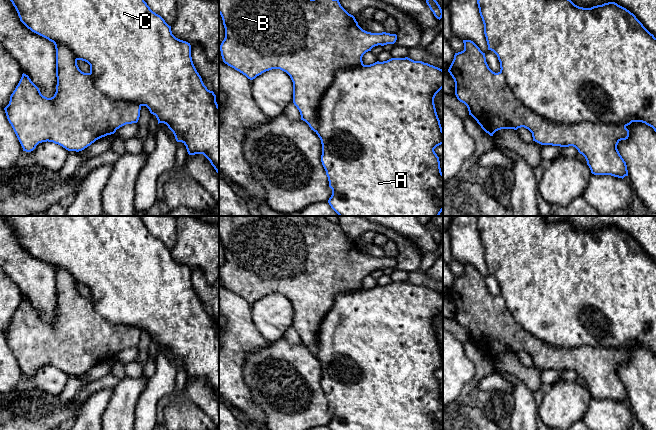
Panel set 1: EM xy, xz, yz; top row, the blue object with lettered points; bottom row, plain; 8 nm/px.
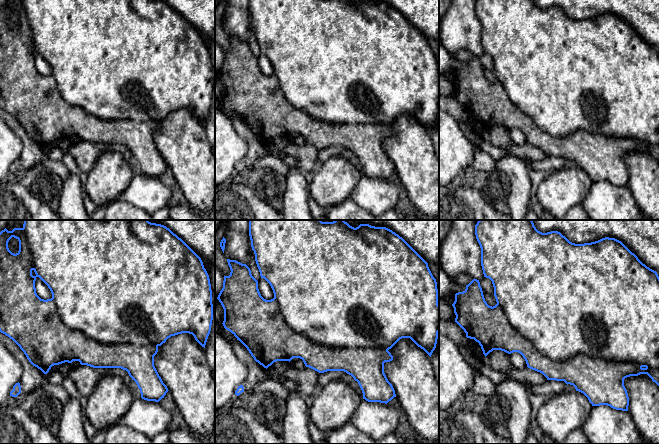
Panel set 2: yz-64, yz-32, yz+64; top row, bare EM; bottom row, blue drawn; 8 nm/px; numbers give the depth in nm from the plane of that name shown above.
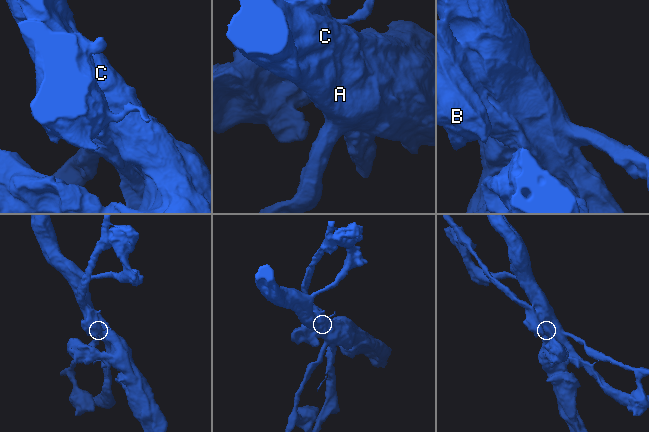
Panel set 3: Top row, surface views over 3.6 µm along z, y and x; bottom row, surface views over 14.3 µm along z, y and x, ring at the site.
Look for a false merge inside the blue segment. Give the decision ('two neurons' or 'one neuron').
two neurons

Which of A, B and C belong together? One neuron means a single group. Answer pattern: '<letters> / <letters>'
A C / B

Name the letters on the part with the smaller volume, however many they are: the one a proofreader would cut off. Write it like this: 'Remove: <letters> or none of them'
Remove: B

